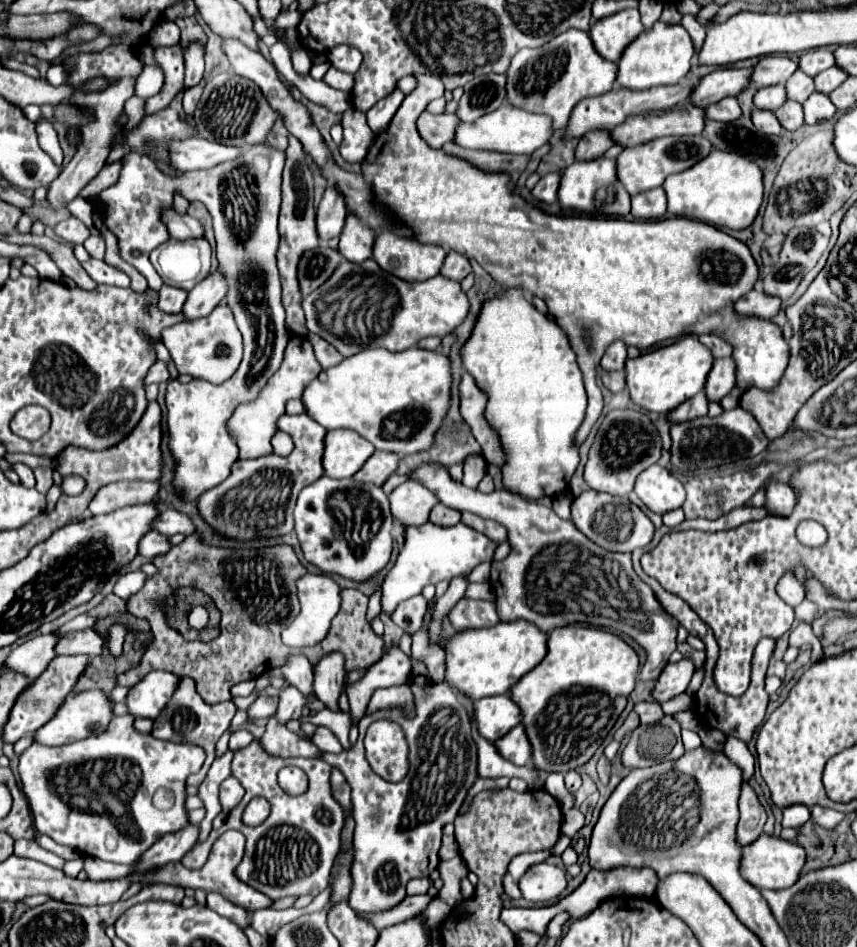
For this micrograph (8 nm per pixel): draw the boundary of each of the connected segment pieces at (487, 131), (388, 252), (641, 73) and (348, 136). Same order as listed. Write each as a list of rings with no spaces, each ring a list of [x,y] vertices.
[[[504,101],[496,111],[480,117],[476,123],[460,123],[456,131],[456,141],[468,149],[484,149],[498,153],[514,153],[514,155],[532,155],[538,147],[546,145],[552,137],[552,119],[542,113],[530,113],[518,109]]]
[[[382,231],[374,243],[374,261],[406,281],[426,281],[440,273],[446,251],[440,245],[422,245],[410,237]]]
[[[658,21],[650,31],[644,31],[640,39],[632,41],[618,63],[618,85],[626,89],[650,89],[658,85],[678,83],[692,65],[694,43],[682,25],[668,25]]]
[[[354,107],[346,109],[342,113],[342,127],[344,127],[344,139],[340,143],[340,155],[348,163],[360,163],[372,145],[374,131],[366,123],[366,115],[362,111],[356,111]]]

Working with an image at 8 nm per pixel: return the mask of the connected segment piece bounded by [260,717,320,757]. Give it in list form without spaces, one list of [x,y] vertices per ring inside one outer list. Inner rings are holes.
[[[270,717],[266,733],[260,739],[262,749],[266,749],[266,753],[274,757],[316,757],[320,753],[320,749],[312,741],[304,741],[284,725],[278,725],[274,717]]]

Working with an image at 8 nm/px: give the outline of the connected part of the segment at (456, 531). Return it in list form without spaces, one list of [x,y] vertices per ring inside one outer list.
[[[422,523],[418,527],[406,527],[404,547],[398,553],[394,567],[388,571],[382,583],[382,613],[392,615],[398,603],[418,595],[426,585],[436,585],[438,581],[450,581],[460,571],[472,571],[482,561],[492,561],[496,543],[486,535],[474,531],[472,527],[458,523],[452,527],[440,527],[434,523]]]

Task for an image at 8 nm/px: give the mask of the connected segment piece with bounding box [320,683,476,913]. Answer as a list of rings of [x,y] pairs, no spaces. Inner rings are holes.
[[[410,683],[414,693],[414,717],[408,717],[408,711],[400,707],[380,709],[372,715],[364,715],[358,723],[360,735],[352,751],[342,751],[338,755],[320,753],[320,759],[330,763],[332,767],[340,767],[344,775],[348,775],[348,783],[352,787],[352,803],[354,803],[354,851],[356,859],[352,863],[352,895],[348,899],[350,907],[358,913],[380,913],[394,909],[406,897],[406,883],[414,877],[428,877],[440,863],[438,849],[442,839],[442,827],[452,823],[462,801],[466,799],[468,789],[476,781],[476,743],[470,735],[470,719],[468,711],[458,699],[458,693],[448,683],[428,683],[424,687]],[[379,719],[390,719],[404,727],[406,739],[410,743],[410,771],[402,779],[402,783],[388,783],[380,775],[372,771],[364,757],[364,733],[366,727]],[[384,871],[384,887],[378,881],[378,873]]]

